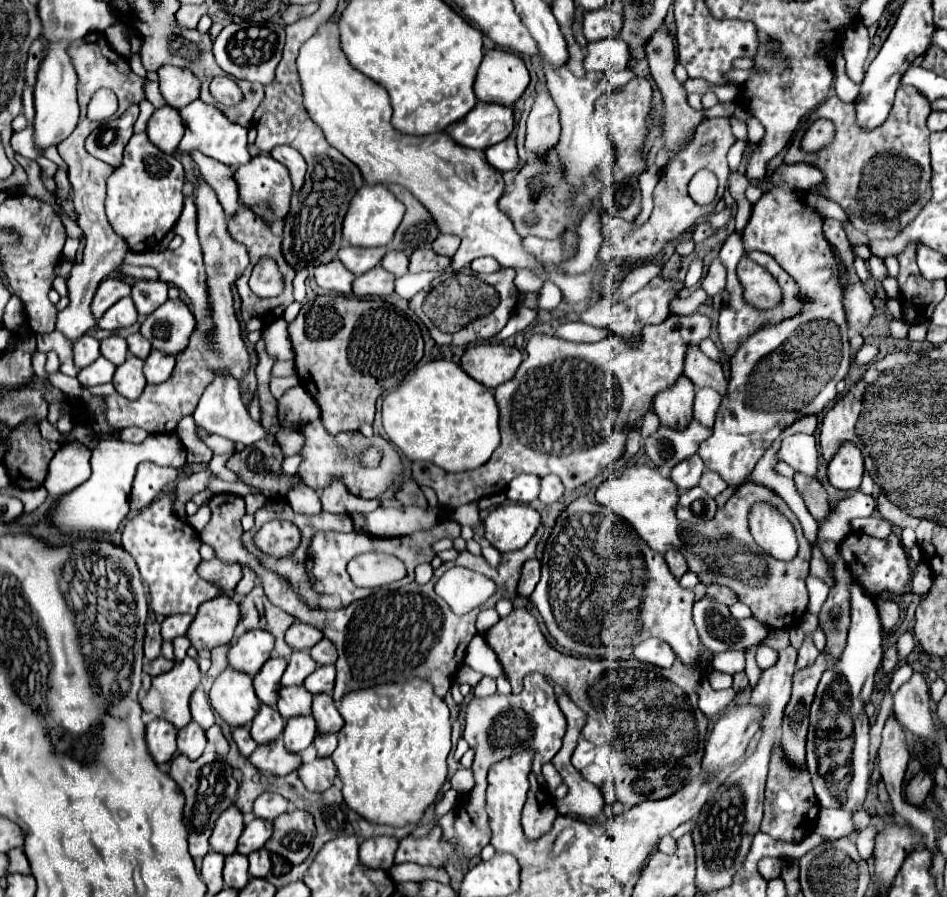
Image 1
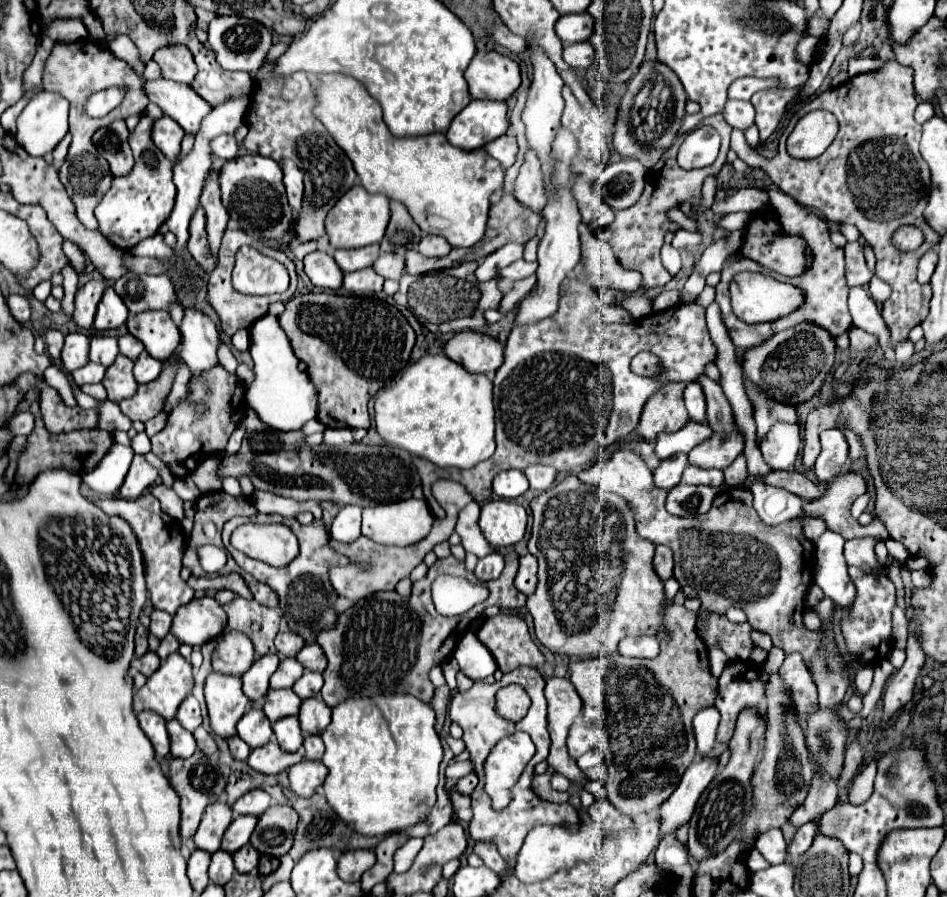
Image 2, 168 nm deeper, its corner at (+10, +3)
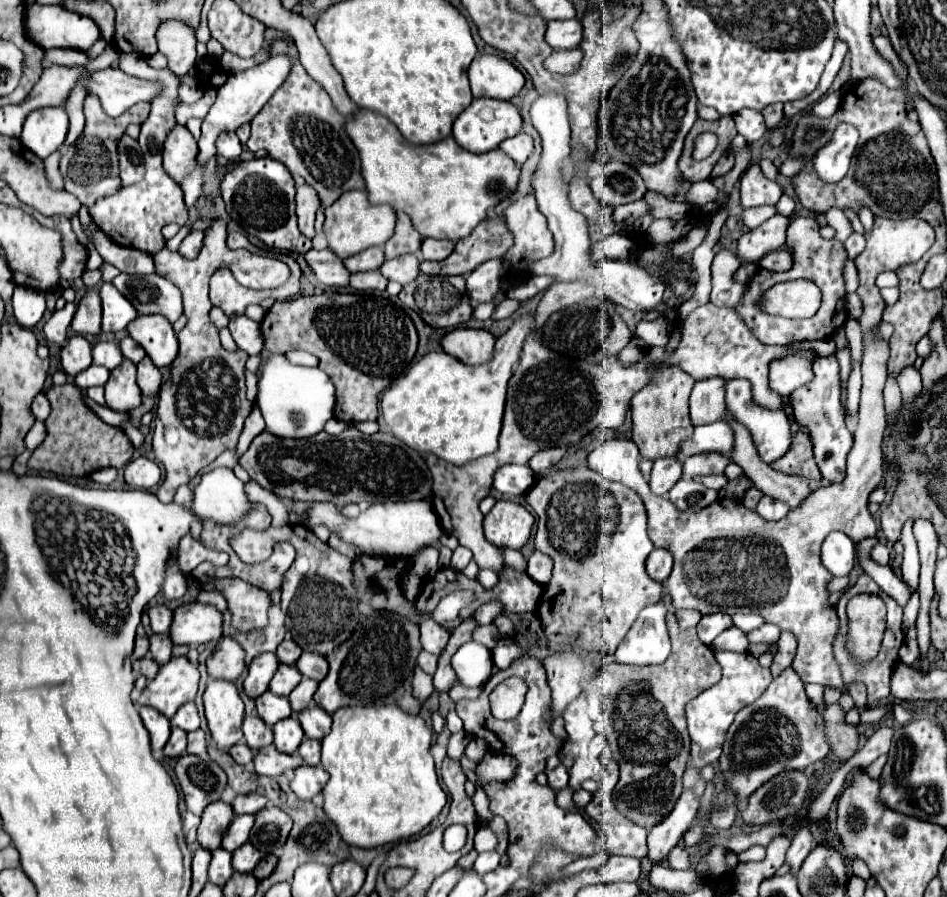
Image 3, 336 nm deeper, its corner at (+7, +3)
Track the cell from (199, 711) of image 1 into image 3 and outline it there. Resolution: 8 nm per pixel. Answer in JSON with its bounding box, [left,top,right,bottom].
[171,703,199,731]

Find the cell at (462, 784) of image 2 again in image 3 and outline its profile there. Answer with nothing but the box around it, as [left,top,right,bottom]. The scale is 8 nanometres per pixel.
[475,751,513,787]

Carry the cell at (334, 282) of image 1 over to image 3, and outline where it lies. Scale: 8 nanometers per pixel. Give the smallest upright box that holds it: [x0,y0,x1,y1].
[305,249,349,287]

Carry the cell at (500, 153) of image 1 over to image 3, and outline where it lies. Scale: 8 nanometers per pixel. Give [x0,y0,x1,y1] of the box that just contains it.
[499,131,533,167]

